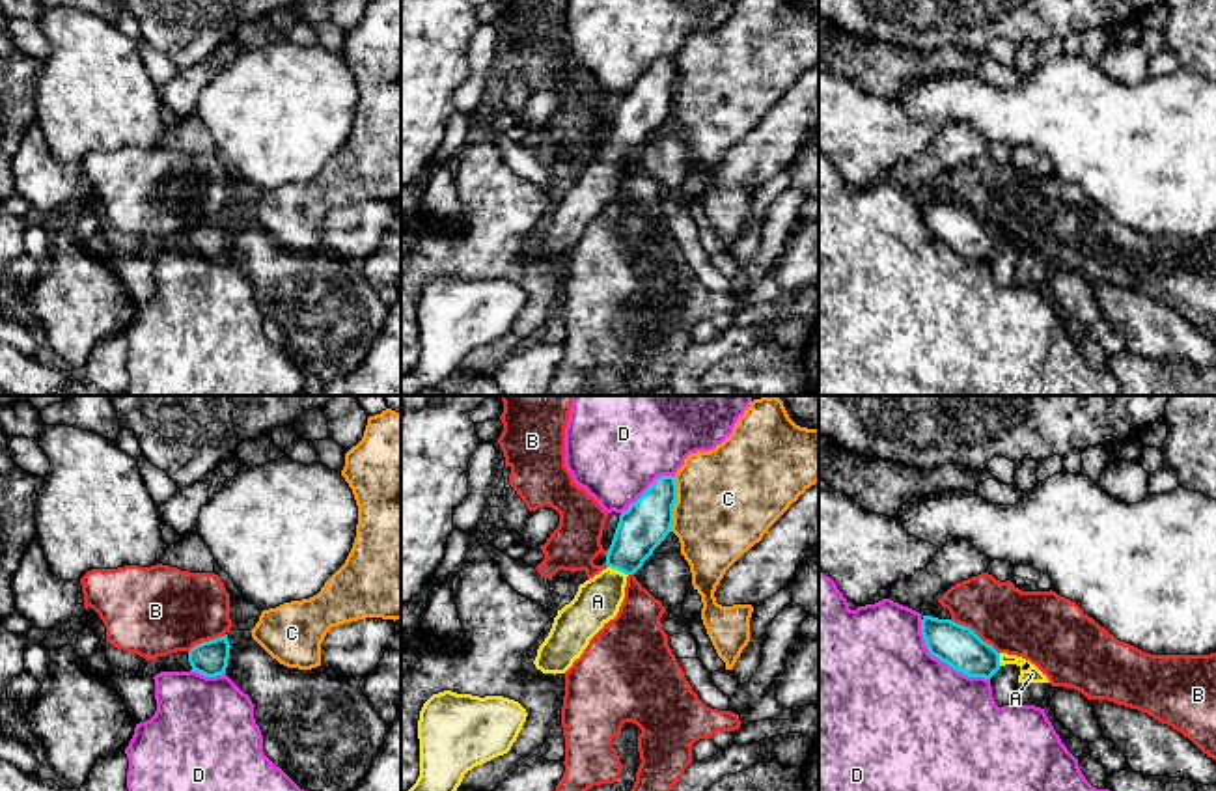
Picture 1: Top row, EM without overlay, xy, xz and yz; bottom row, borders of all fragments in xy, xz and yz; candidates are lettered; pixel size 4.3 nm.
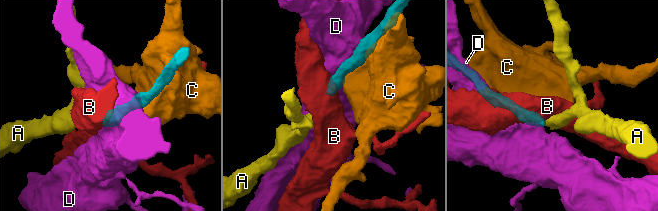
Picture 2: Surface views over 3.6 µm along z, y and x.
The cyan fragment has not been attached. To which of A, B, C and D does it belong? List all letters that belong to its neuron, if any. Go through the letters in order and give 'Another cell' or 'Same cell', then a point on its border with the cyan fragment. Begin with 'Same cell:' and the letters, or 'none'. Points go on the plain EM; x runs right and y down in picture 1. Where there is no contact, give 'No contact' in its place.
Same cell: A
A: Same cell. Touches cyan at xz (618, 152)
B: Another cell. Touches cyan at yz (972, 213)
C: Another cell. Touches cyan at xz (674, 86)
D: Another cell. Touches cyan at yz (944, 243)

